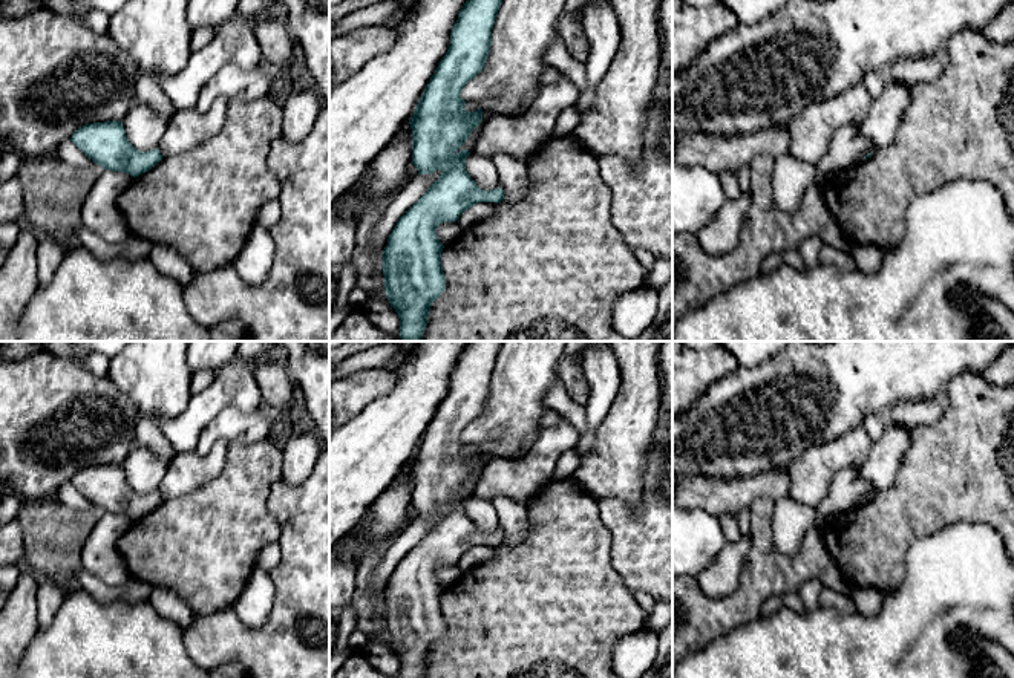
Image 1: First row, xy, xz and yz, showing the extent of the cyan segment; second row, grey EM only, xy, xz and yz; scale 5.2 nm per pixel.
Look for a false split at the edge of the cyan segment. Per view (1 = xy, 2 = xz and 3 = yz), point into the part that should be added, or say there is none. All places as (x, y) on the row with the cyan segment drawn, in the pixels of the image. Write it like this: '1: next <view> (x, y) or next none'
1: next none
2: next none
3: next none

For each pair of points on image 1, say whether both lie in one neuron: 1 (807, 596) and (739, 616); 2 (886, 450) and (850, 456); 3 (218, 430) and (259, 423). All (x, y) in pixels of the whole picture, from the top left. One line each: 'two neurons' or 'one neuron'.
1: two neurons
2: two neurons
3: one neuron

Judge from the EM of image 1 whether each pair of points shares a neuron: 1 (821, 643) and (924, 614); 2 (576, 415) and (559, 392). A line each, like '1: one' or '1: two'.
1: one
2: one

